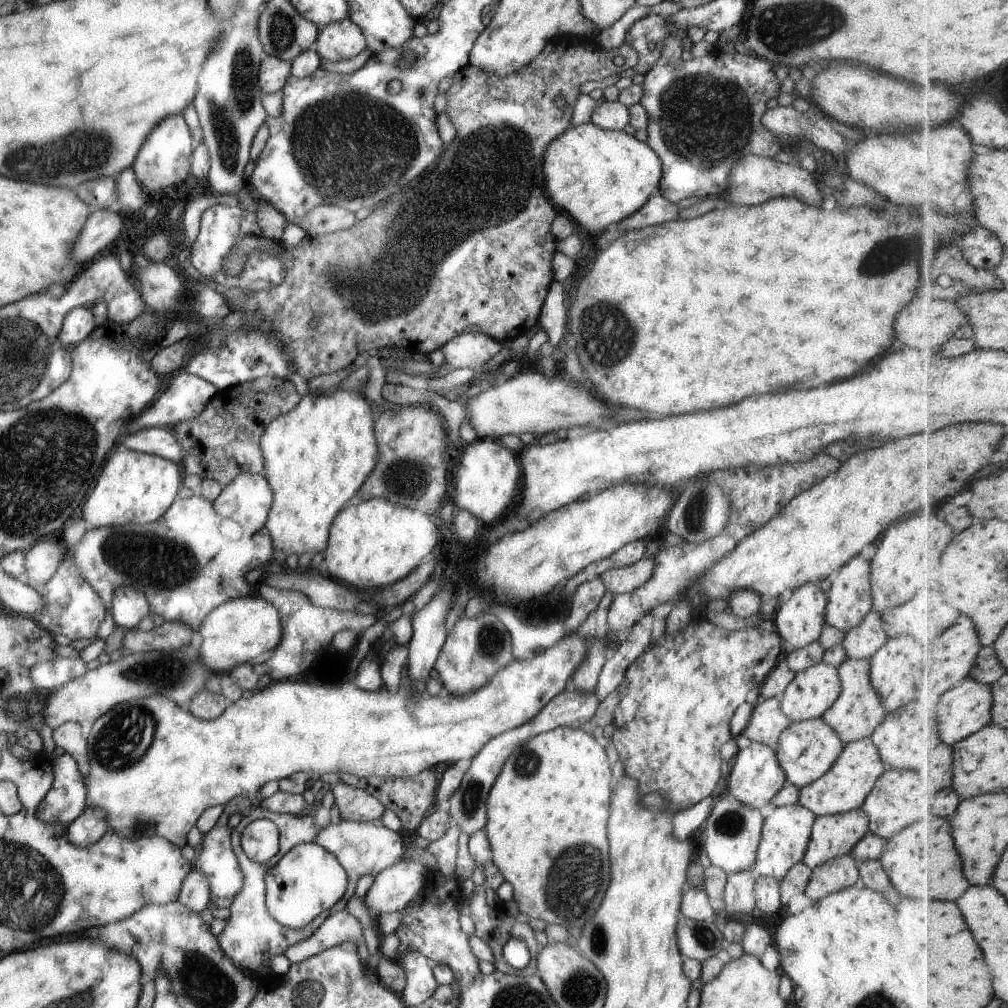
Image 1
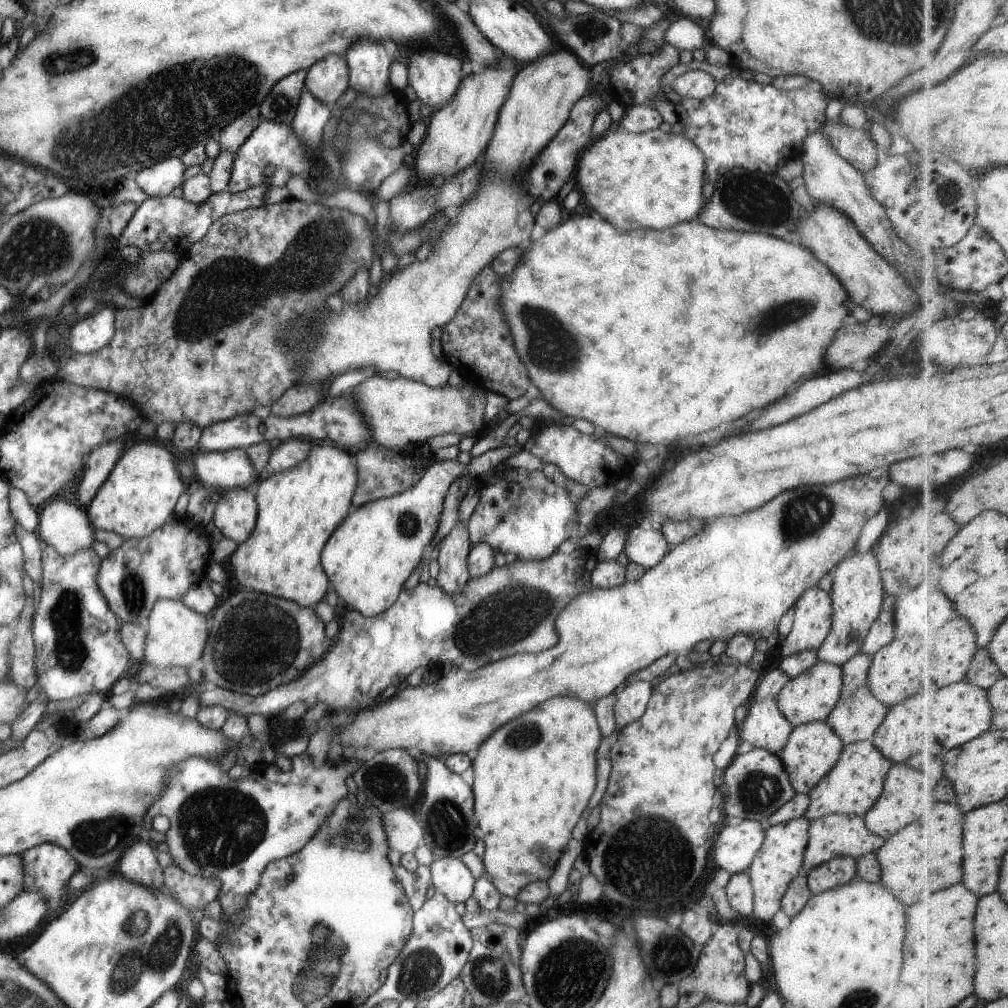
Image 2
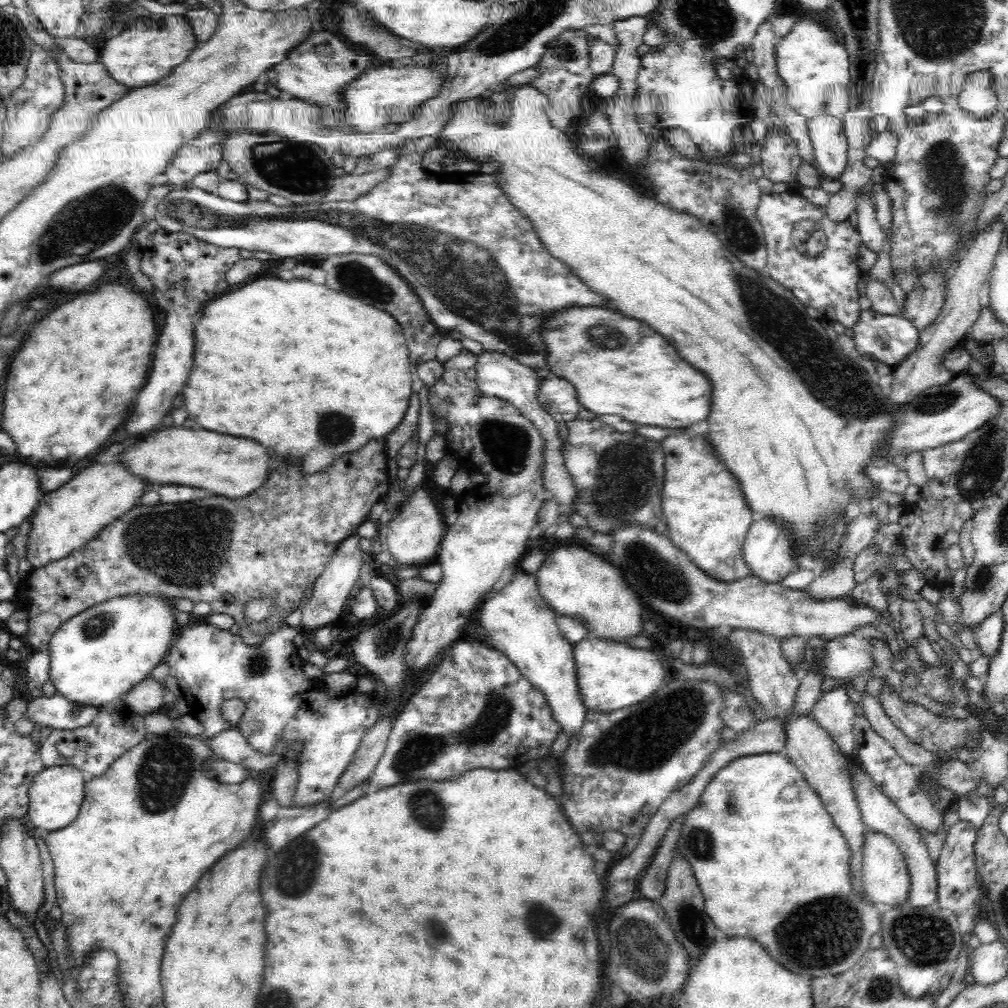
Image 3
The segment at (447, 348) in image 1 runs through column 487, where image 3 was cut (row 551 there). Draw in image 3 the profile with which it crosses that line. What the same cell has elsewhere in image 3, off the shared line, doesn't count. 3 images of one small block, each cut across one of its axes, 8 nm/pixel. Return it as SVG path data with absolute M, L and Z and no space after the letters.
M356 535L345 538L335 550L331 561L324 567L322 574L315 580L313 595L310 600L302 606L302 623L304 628L320 628L330 622L334 622L342 612L354 584L360 583L360 568L363 557L360 551L360 537Z

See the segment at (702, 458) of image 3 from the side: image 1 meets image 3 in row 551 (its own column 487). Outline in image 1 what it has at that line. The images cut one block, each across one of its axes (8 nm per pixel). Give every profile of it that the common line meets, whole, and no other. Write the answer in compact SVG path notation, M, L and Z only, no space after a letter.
M577 632L568 634L568 636L560 638L554 646L546 648L544 652L536 654L536 656L530 660L512 660L508 666L504 666L502 670L498 670L494 676L491 676L490 682L488 682L486 686L482 686L480 690L470 692L470 694L466 694L466 696L454 696L454 694L444 692L437 696L426 693L420 696L410 696L409 692L403 690L398 690L395 693L388 692L386 687L380 688L378 692L368 692L367 690L358 688L351 681L342 686L332 687L326 684L314 685L310 684L310 682L300 682L300 680L292 682L292 680L286 679L275 681L270 686L255 691L254 695L250 696L250 698L240 697L233 703L229 703L228 708L222 713L222 716L214 720L196 718L194 714L190 714L190 711L184 711L183 707L174 704L172 700L168 700L160 695L128 700L128 702L118 704L117 707L110 708L106 714L99 716L98 720L95 720L92 724L92 728L90 728L90 734L88 734L87 738L90 776L83 778L83 782L86 784L86 805L90 808L102 808L104 814L106 814L108 830L118 832L118 836L122 836L122 838L136 840L136 838L158 835L168 839L179 847L183 847L184 844L187 843L186 835L188 831L191 830L192 826L195 826L196 821L200 818L204 810L212 806L218 806L218 804L226 805L234 796L240 795L248 796L253 806L258 807L263 799L259 795L259 790L265 782L269 780L279 781L282 778L294 774L294 772L300 772L300 770L310 772L310 774L316 774L316 776L311 776L314 780L316 777L326 774L326 772L328 772L328 774L350 774L359 777L379 776L408 778L420 774L422 770L433 769L436 764L440 764L440 762L455 764L461 758L473 759L491 738L532 720L554 696L560 694L562 690L565 690L568 680L570 680L572 674L574 674L574 670L578 668L578 664L584 660L586 654L588 654L587 640L584 640L582 636L578 636Z

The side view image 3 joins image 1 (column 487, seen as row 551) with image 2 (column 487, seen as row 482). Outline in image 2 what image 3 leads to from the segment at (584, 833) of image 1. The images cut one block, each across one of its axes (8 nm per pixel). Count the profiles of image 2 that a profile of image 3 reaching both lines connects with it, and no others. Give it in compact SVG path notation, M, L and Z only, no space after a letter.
M555 696L534 710L498 727L472 754L478 833L485 842L485 872L503 896L515 896L534 881L548 881L562 856L580 815L588 806L597 781L597 748L601 733L589 703L574 697Z

